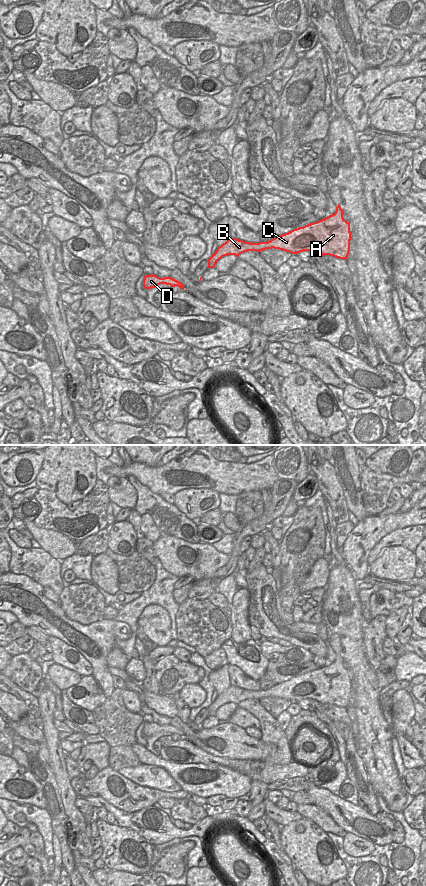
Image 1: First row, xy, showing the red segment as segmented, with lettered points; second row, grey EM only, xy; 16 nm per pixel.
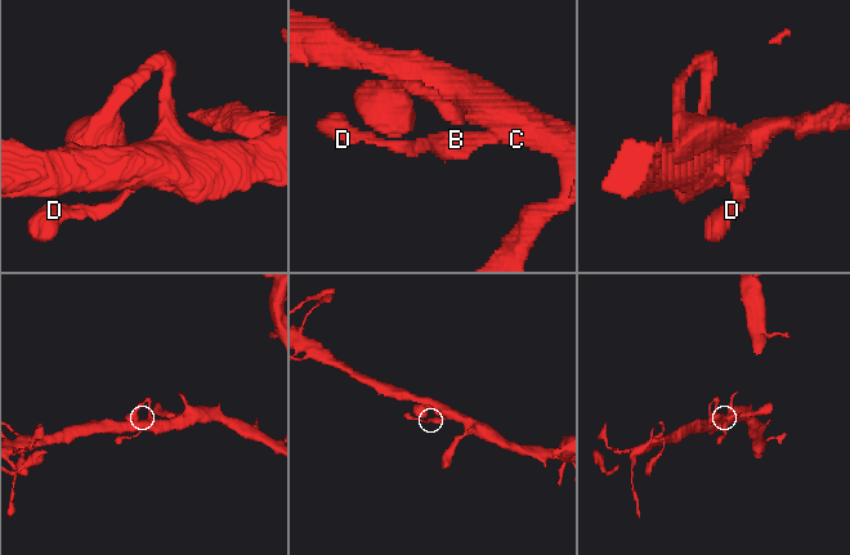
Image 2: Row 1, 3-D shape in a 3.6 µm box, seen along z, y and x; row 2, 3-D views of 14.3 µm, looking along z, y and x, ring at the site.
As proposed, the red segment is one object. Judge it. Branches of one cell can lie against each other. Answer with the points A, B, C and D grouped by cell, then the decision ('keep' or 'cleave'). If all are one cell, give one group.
A B C D; keep

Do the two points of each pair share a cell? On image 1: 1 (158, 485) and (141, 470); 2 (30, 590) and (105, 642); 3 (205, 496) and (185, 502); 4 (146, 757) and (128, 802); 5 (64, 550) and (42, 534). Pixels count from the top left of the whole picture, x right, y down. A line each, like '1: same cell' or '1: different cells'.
1: same cell
2: same cell
3: same cell
4: different cells
5: same cell

